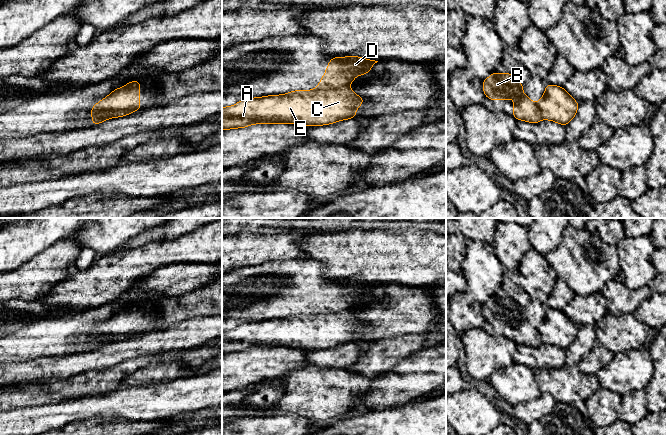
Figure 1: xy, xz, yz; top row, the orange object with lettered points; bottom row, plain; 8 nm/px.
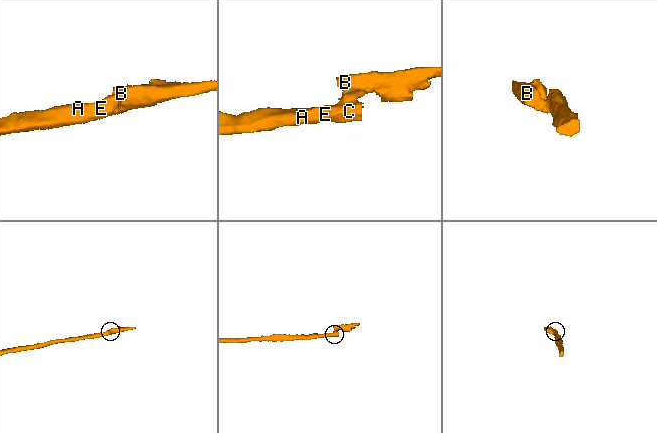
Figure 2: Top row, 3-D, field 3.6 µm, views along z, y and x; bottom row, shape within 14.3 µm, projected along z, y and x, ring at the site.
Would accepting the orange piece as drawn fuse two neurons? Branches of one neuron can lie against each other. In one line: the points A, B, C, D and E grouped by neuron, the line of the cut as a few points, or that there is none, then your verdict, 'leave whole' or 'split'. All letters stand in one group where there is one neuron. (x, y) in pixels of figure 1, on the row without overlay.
groups A C E / B D; cut xz (346, 309), (340, 312), (321, 312), (316, 314); split

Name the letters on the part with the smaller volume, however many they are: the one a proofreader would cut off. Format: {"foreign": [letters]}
{"foreign": ["B", "D"]}

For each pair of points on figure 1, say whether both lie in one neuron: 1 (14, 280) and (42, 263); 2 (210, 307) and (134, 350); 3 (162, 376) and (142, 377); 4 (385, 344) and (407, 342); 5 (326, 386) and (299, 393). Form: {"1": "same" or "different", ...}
{"1": "same", "2": "different", "3": "same", "4": "same", "5": "same"}

